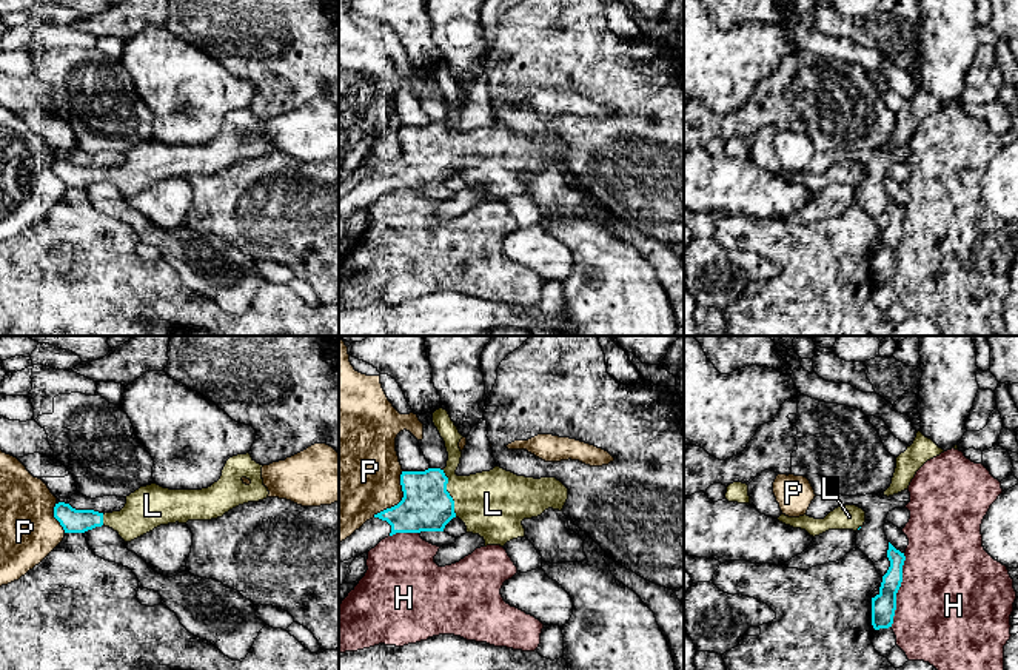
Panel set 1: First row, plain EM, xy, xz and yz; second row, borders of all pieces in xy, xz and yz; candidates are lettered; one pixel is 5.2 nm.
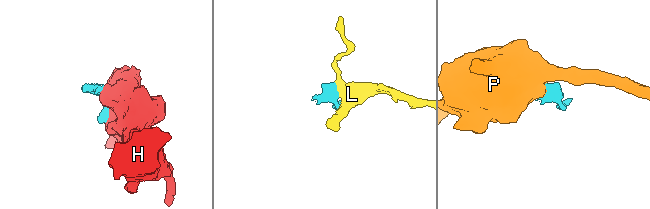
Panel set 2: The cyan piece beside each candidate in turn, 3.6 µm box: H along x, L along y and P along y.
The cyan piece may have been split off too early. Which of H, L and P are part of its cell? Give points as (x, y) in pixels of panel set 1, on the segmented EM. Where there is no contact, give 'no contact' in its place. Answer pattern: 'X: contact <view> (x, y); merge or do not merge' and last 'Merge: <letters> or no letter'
H: contact yz (898, 589); do not merge
L: contact xz (448, 493); merge
P: contact xz (402, 499); do not merge
Merge: L

